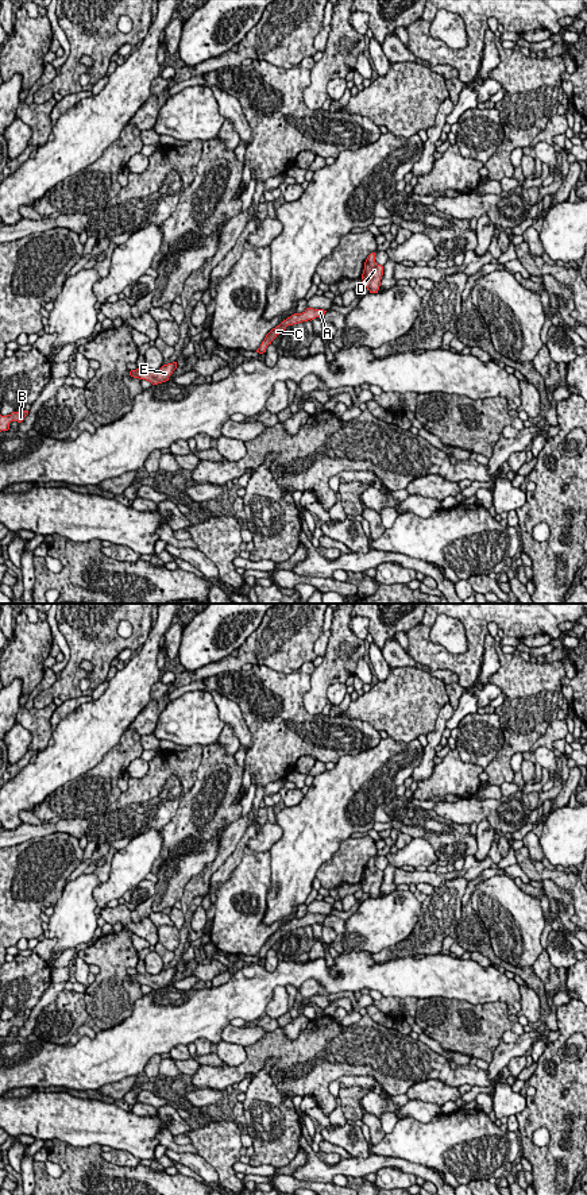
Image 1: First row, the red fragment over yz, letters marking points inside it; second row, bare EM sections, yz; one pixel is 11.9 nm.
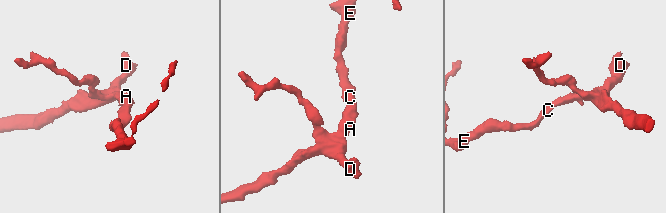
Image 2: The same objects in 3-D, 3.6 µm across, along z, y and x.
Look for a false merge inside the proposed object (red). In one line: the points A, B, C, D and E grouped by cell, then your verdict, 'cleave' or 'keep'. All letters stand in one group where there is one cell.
A B C D E; keep

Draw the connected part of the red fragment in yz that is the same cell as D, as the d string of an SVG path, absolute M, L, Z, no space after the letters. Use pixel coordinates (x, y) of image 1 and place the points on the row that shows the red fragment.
M371 253L364 262L364 270L362 274L363 288L367 288L370 293L378 293L382 275L383 266L375 262L375 253Z

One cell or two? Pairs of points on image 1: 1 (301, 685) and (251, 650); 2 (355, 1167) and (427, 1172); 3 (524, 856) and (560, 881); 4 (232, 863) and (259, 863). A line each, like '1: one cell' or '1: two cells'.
1: two cells
2: one cell
3: one cell
4: two cells

